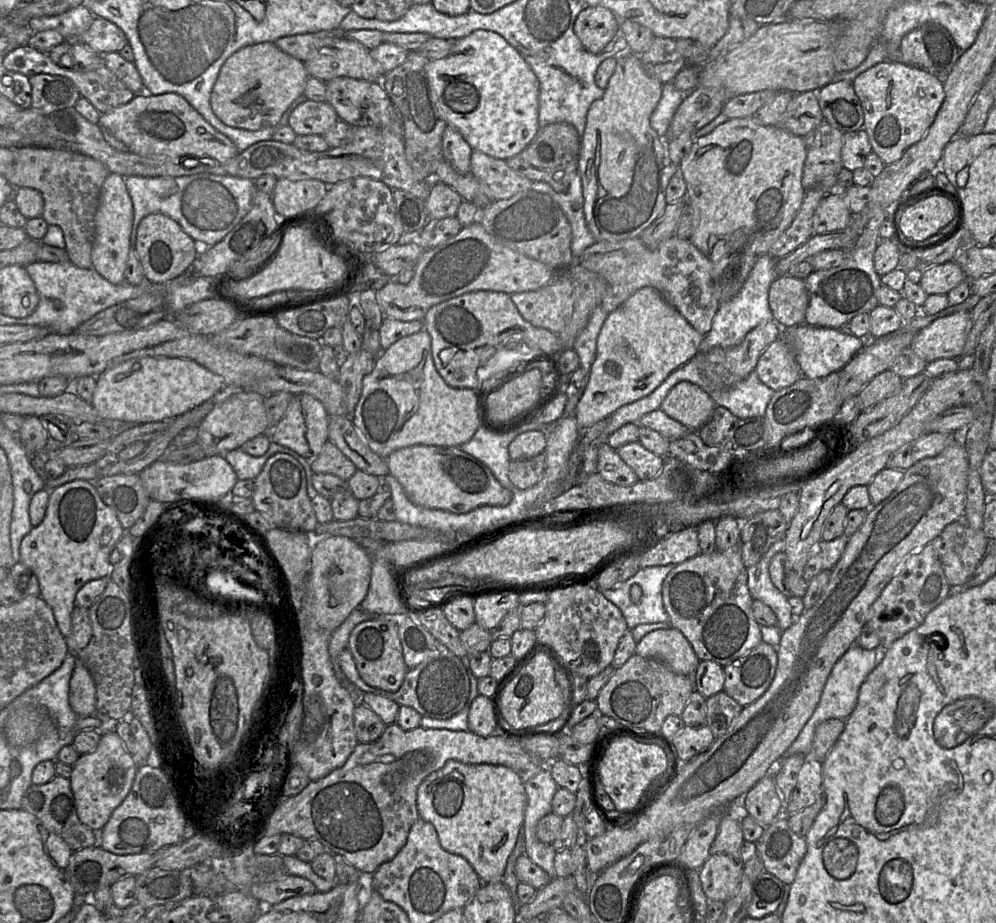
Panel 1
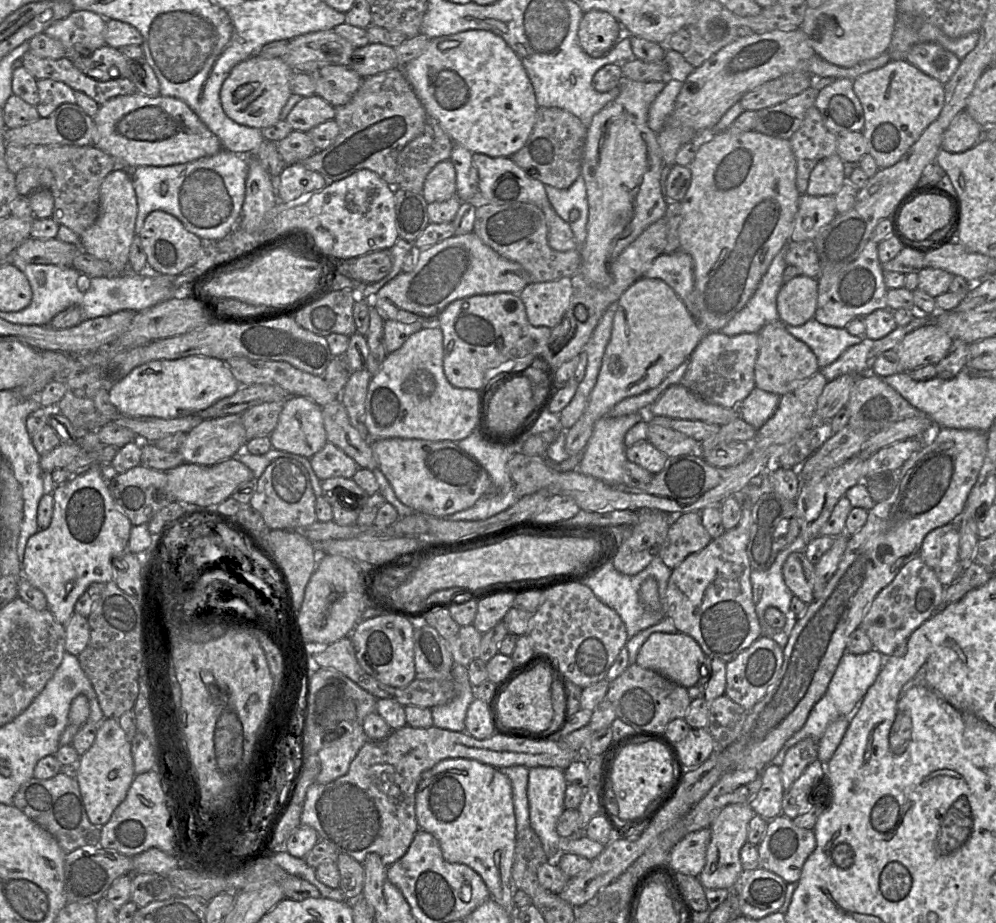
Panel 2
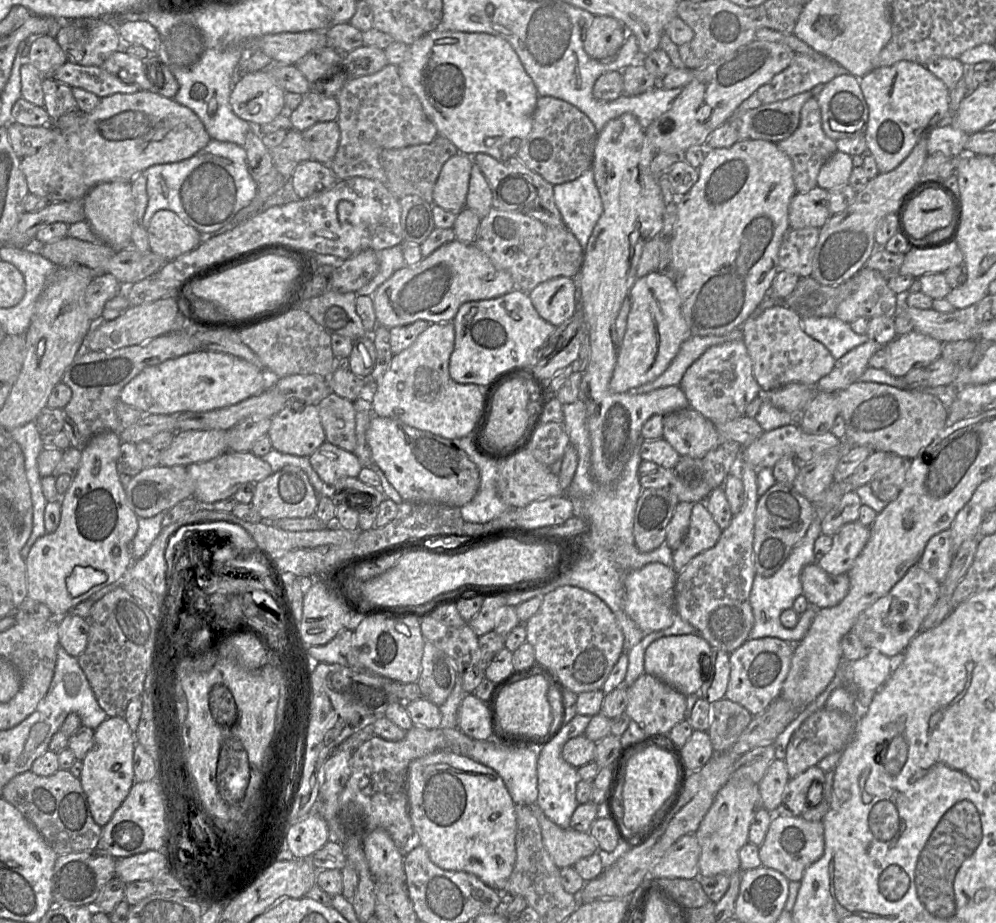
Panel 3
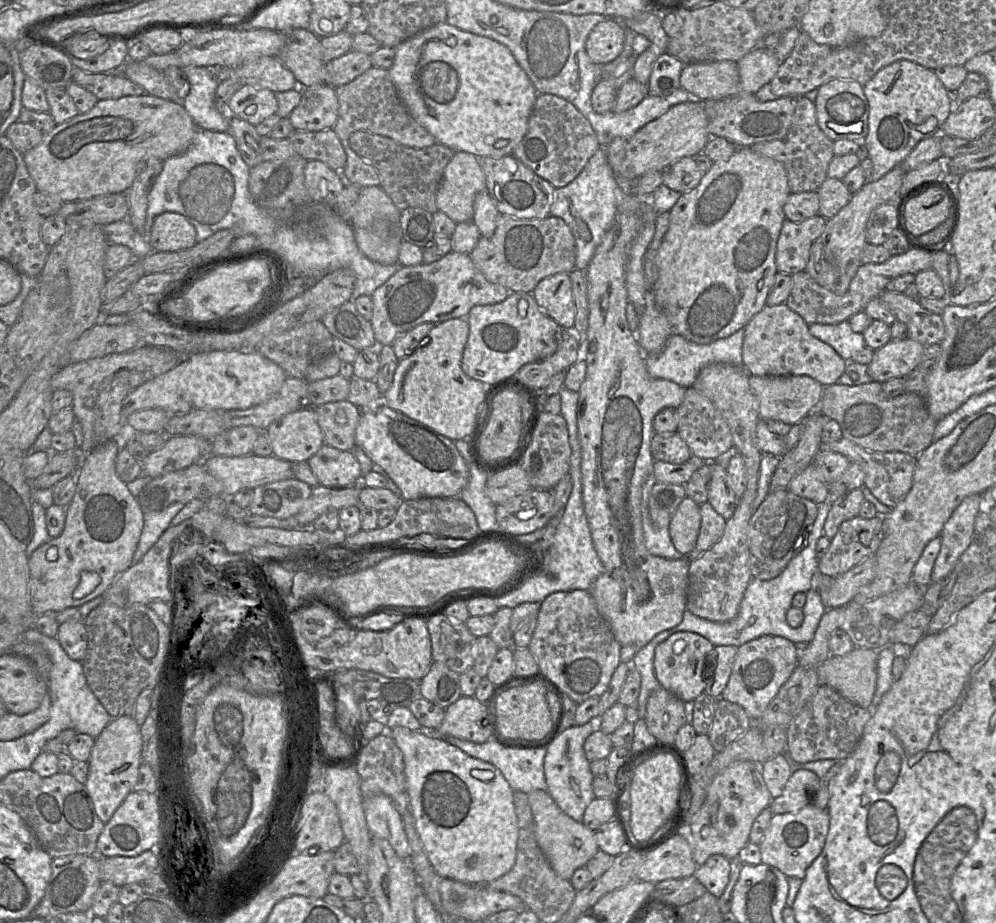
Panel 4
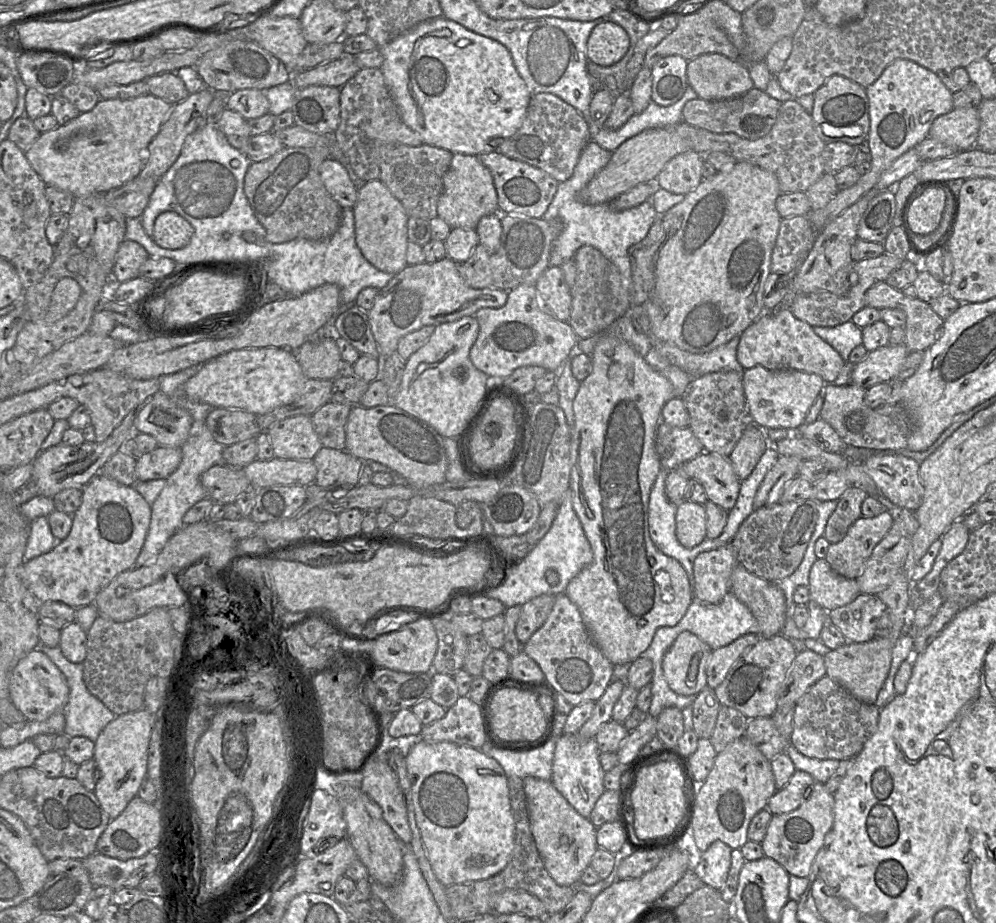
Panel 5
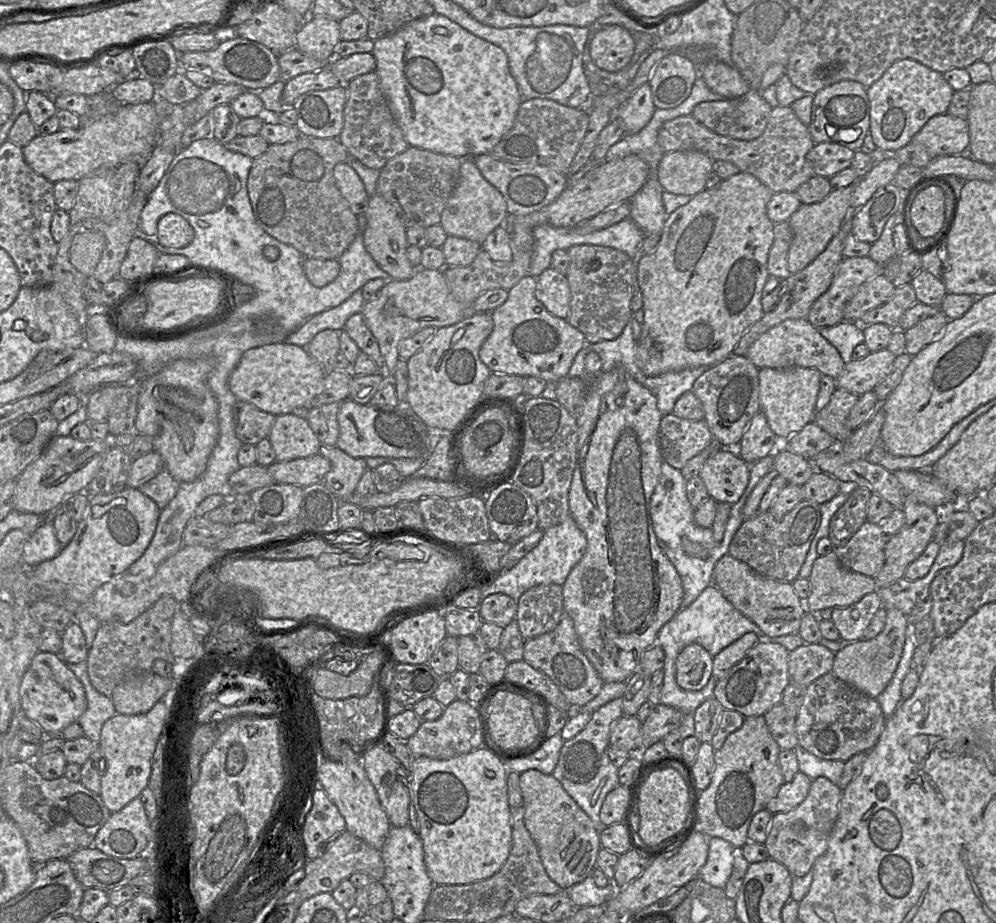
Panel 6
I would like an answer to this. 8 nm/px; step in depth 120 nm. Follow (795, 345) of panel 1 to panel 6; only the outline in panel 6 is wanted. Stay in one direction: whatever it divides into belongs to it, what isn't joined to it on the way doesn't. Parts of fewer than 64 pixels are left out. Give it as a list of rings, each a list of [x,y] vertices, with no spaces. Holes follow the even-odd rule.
[[[842,321],[834,326],[817,329],[838,350],[845,364],[852,360],[854,348],[864,343],[863,326],[858,322]]]

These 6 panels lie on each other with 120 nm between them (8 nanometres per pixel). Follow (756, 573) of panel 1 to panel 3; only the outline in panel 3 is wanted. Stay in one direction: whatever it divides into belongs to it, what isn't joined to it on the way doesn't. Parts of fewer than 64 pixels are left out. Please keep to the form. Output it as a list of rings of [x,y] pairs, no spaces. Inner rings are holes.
[[[815,516],[804,538],[791,551],[782,567],[772,576],[763,577],[756,574],[754,577],[752,589],[750,592],[750,605],[754,616],[754,625],[748,635],[748,640],[755,640],[764,637],[773,637],[784,640],[790,644],[800,642],[808,632],[811,623],[816,615],[817,608],[810,606],[800,614],[795,627],[785,628],[780,621],[780,615],[783,611],[791,609],[794,601],[800,595],[803,595],[801,583],[801,572],[803,568],[815,562],[814,543],[821,533],[821,521],[823,518]]]

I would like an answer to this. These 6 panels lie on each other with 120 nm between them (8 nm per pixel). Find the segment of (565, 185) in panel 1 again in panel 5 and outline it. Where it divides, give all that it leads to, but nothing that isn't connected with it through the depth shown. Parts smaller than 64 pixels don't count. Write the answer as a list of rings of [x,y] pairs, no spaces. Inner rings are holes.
[[[538,93],[532,94],[520,128],[499,145],[498,152],[537,167],[558,182],[563,182],[572,176],[589,141],[591,139],[588,123],[573,106],[552,93]]]

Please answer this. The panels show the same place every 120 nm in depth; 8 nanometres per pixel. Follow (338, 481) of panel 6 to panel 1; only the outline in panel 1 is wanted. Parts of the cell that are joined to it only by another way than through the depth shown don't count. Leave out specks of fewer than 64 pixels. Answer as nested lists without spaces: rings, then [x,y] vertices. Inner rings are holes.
[[[327,441],[321,453],[311,460],[314,473],[326,473],[349,480],[356,472],[355,464],[331,441]]]

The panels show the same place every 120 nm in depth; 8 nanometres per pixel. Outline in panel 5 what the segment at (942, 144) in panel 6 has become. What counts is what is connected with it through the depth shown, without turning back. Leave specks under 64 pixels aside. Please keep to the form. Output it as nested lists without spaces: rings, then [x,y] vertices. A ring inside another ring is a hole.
[[[954,107],[933,121],[928,137],[956,147],[957,151],[963,151],[975,146],[979,127],[977,107]]]

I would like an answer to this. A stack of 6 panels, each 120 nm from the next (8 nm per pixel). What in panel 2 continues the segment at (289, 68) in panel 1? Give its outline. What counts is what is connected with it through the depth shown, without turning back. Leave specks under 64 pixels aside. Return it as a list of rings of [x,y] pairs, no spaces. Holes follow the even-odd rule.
[[[257,54],[238,63],[222,84],[220,101],[225,114],[238,124],[264,129],[274,125],[292,94],[290,79],[293,69],[282,58],[263,58]]]

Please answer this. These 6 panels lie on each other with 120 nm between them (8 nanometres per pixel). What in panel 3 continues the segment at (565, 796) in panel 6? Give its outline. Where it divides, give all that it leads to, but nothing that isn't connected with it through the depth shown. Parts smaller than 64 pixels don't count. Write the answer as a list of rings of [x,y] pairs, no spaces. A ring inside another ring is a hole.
[[[536,805],[530,807],[539,822],[543,843],[559,869],[573,867],[578,860],[599,851],[589,832],[563,829],[547,818]]]

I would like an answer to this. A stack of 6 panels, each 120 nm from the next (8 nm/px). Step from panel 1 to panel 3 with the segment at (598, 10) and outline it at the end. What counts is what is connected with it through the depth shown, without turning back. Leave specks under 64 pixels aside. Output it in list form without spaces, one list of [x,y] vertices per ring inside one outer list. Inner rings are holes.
[[[596,15],[587,29],[583,48],[589,57],[601,60],[617,55],[624,44],[627,29],[611,16]]]

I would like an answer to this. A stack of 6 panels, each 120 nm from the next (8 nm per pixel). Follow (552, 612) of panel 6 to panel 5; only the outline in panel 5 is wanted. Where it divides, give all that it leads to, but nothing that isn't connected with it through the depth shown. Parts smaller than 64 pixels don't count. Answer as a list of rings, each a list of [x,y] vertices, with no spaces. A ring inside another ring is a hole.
[[[543,594],[521,606],[520,616],[516,624],[516,636],[521,644],[525,644],[546,621],[554,606],[555,596]]]

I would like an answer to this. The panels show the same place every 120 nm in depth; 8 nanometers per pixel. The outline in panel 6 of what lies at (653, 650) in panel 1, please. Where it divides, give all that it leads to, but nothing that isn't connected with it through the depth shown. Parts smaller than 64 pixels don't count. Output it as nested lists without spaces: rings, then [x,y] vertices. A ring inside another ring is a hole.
[[[690,644],[678,654],[676,681],[686,691],[698,691],[712,676],[713,656],[701,645]]]

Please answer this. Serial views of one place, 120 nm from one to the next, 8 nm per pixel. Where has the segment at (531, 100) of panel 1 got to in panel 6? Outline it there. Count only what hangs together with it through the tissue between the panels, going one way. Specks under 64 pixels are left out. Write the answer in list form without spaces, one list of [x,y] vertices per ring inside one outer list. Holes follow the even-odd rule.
[[[435,12],[412,20],[396,32],[375,40],[372,53],[381,91],[410,146],[461,159],[474,158],[489,154],[514,125],[521,96],[505,51],[446,16]]]

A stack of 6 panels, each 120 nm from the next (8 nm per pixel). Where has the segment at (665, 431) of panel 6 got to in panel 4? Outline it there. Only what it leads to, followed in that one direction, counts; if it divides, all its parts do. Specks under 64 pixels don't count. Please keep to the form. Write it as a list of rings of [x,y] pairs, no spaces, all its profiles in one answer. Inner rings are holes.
[[[676,432],[654,433],[650,449],[654,460],[671,464],[682,464],[692,458],[689,447]]]

